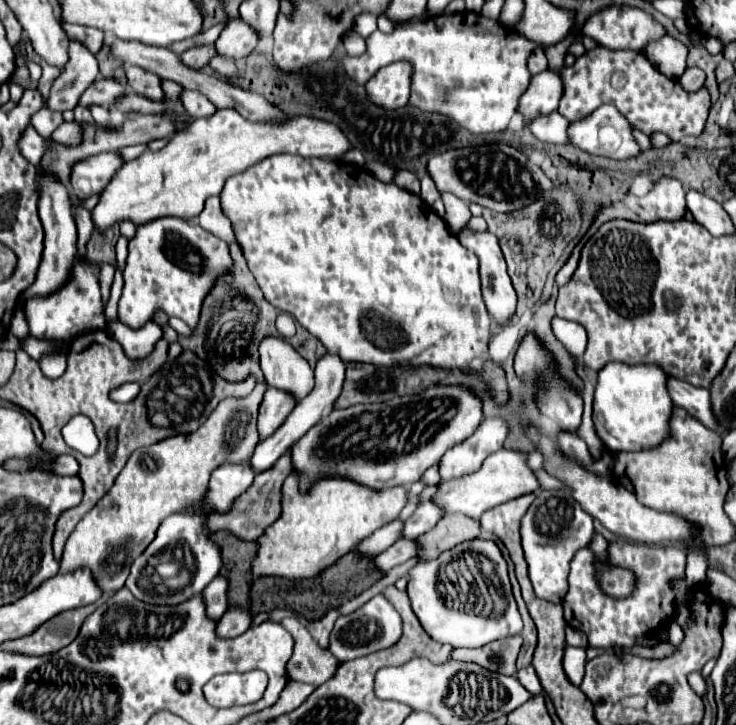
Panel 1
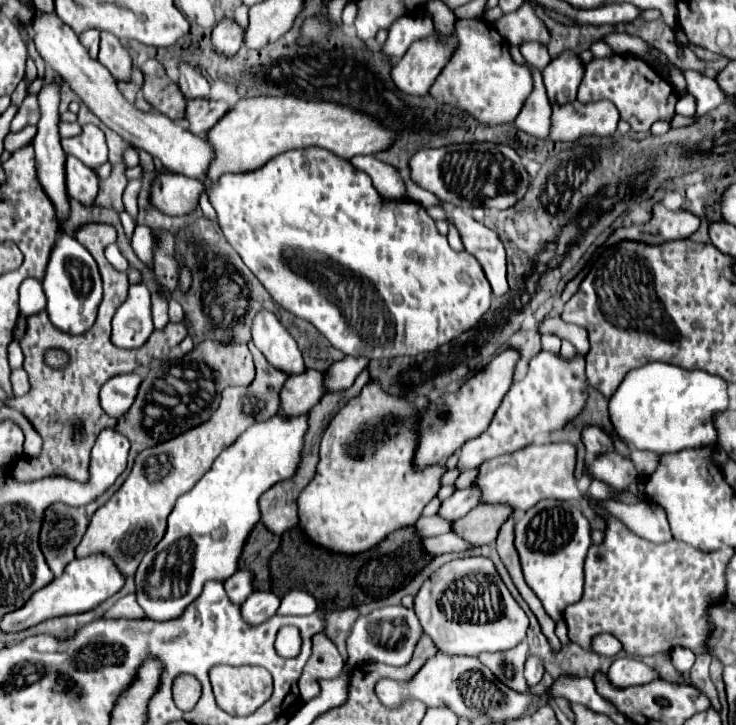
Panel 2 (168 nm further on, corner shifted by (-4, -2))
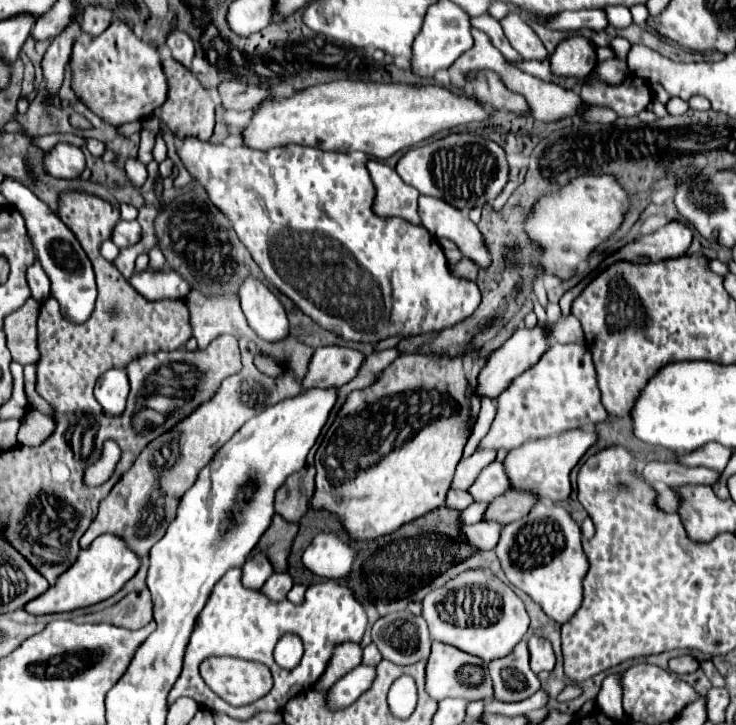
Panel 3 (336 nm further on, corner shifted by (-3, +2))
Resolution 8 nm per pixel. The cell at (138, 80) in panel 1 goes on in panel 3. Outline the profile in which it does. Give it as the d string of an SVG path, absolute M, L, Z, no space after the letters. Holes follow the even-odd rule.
M163 60L167 84L169 84L169 96L161 108L157 108L155 116L175 132L177 138L185 136L197 136L201 140L209 140L215 126L215 100L211 94L199 84L197 76L189 72L185 66L181 66L175 60Z

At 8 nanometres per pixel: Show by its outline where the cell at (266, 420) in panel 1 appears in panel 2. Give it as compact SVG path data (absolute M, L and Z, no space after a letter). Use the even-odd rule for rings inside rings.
M306 368L302 374L294 374L282 388L282 414L298 416L310 412L326 392L326 372Z

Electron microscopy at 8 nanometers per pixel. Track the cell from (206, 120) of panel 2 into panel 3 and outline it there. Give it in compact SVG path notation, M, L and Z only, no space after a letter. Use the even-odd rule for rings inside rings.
M225 80L219 84L217 88L219 92L219 100L223 104L223 108L227 110L237 110L237 112L245 112L251 108L257 108L263 98L267 98L271 92L257 88L257 86L249 86L249 84L241 84L237 80Z

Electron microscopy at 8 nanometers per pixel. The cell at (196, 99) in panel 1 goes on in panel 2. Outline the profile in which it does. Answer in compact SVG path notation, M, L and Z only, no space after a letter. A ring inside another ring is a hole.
M182 62L178 66L178 72L180 72L180 90L184 92L186 98L194 98L194 96L210 96L210 86L208 86L208 80L196 70L196 66L188 64L188 62Z

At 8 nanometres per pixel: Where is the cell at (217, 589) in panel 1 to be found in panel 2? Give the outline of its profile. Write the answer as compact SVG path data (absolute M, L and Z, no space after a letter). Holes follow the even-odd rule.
M238 570L234 576L230 576L230 580L224 582L230 600L234 600L234 604L240 606L254 592L252 582L254 582L254 576L250 570Z

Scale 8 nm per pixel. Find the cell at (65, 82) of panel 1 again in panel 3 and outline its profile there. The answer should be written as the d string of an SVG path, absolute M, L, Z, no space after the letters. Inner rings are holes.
M101 6L85 8L85 14L81 16L79 24L81 24L83 32L87 32L91 36L99 36L111 24L111 18L113 18L113 14Z

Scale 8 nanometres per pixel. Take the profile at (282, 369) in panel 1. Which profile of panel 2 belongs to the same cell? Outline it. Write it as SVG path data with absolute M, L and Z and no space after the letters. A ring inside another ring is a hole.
M260 310L254 316L250 332L254 344L266 356L266 360L270 360L270 364L286 370L286 374L304 372L306 366L298 350L298 344L272 312Z

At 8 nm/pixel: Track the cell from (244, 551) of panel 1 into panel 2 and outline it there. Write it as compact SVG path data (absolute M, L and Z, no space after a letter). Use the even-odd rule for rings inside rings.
M258 524L254 532L250 534L250 540L246 542L246 548L242 552L242 566L250 568L254 572L254 588L256 590L270 590L270 568L268 560L272 552L276 552L280 546L280 538L272 534L264 524Z

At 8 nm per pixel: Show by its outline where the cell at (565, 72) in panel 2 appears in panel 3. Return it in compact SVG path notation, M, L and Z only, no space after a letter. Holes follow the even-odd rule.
M581 36L565 38L549 56L549 64L557 78L587 78L597 64L595 46Z

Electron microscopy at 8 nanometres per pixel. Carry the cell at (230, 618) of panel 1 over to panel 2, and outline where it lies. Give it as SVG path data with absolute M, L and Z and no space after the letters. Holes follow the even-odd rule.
M258 590L242 604L242 616L250 624L262 624L276 614L278 606L280 606L280 598L274 592Z

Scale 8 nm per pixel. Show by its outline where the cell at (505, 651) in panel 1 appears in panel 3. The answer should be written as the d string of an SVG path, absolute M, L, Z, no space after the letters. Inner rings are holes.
M521 640L509 656L491 660L489 672L493 678L495 700L519 702L533 696L541 688L539 678L529 668L529 652L525 640Z

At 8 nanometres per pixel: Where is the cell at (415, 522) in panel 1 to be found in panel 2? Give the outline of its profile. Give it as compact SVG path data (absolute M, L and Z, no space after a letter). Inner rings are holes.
M472 484L470 488L458 490L454 492L454 496L446 498L446 504L442 504L440 508L440 516L448 520L458 520L466 516L472 508L476 508L480 502L482 502L482 490L478 484Z

